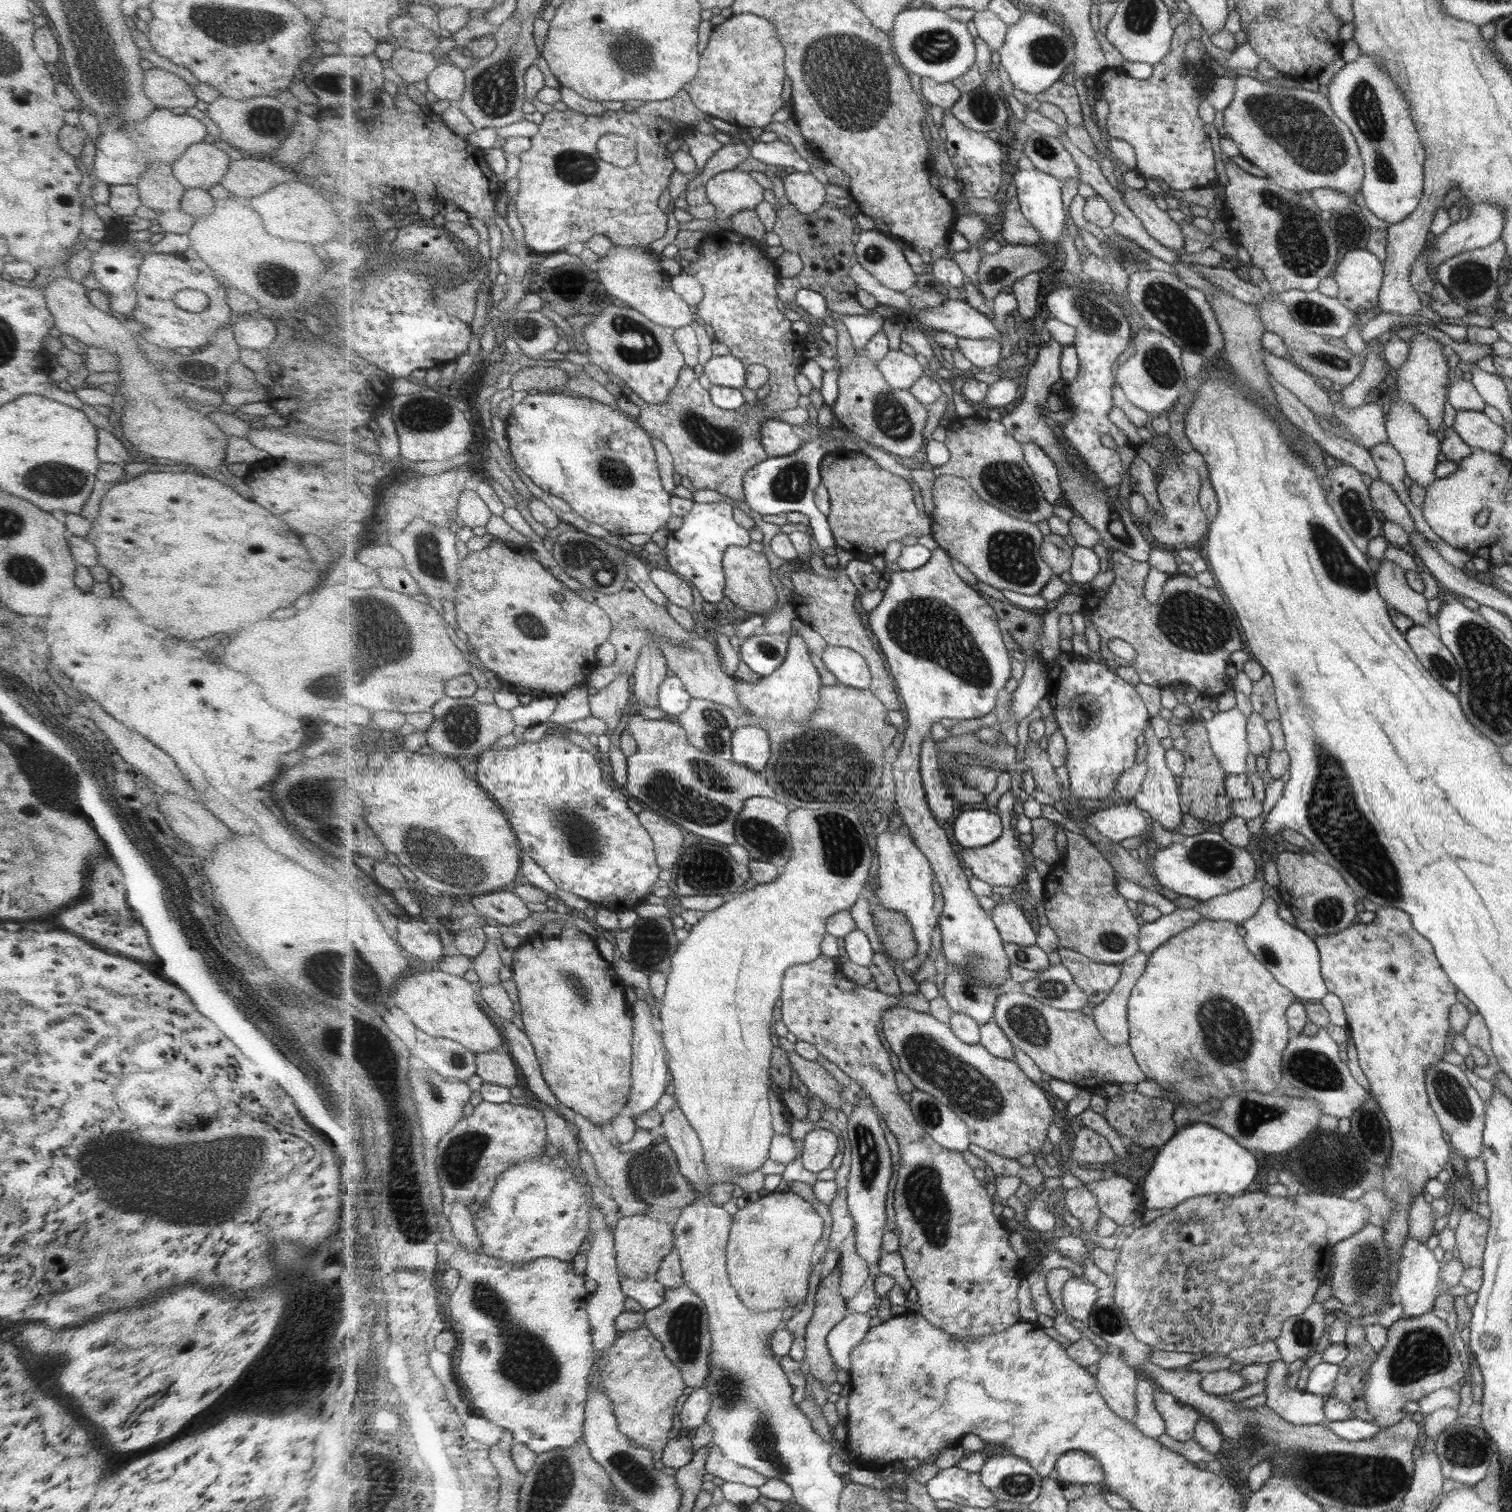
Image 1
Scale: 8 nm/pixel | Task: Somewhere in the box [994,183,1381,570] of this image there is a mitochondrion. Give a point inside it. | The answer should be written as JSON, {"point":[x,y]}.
{"point":[1301,251]}

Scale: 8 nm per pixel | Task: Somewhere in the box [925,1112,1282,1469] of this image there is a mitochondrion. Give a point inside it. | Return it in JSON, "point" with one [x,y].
{"point":[1106,1321]}

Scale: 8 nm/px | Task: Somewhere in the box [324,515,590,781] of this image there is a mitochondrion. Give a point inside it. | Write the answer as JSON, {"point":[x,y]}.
{"point":[380,627]}

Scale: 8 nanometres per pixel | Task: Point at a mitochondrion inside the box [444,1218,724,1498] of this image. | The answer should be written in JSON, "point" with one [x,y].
{"point":[519,1363]}

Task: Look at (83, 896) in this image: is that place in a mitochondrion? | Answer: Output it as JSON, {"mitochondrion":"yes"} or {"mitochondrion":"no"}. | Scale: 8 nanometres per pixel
{"mitochondrion":"no"}

